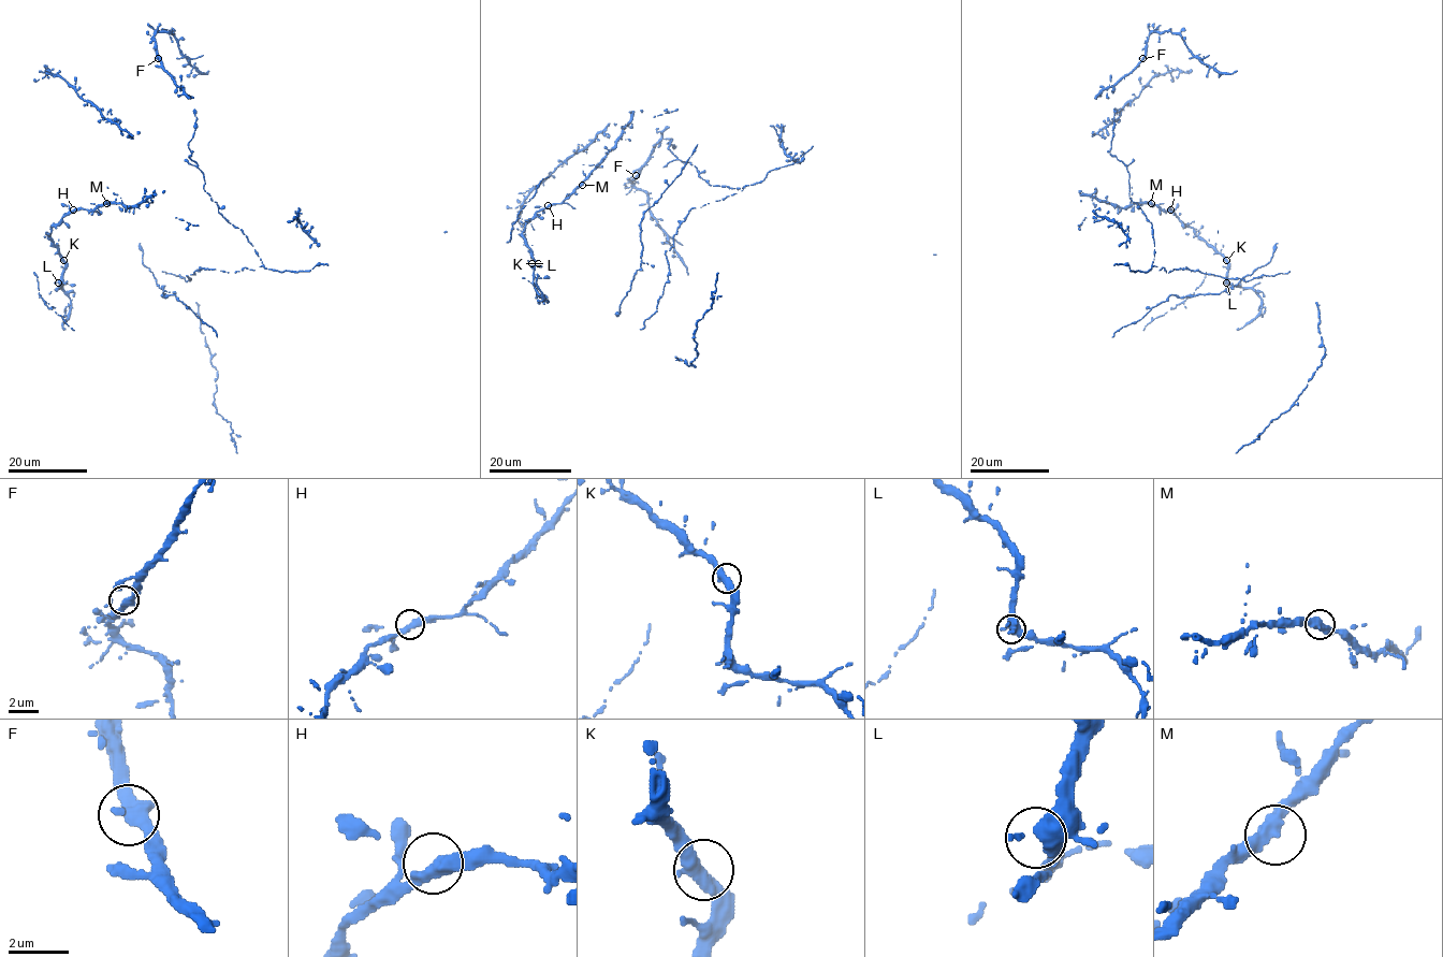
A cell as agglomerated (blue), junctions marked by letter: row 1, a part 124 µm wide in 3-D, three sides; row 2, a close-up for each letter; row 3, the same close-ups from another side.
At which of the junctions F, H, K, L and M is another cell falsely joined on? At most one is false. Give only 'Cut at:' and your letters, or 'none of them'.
Cut at: none of them

